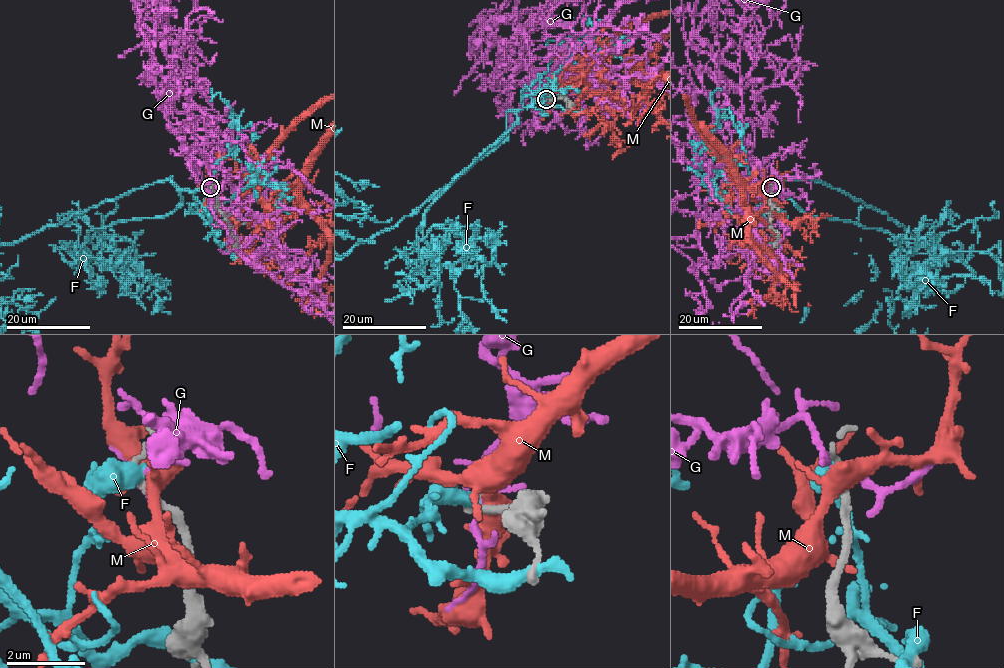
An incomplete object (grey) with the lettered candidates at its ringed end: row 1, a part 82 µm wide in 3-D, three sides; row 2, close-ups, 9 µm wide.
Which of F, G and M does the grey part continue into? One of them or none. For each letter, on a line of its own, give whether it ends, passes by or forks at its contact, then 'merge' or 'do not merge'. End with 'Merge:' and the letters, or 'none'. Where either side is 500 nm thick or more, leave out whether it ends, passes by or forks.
F: do not merge
G: it forks | do not merge
M: it passes by | do not merge
Merge: none

